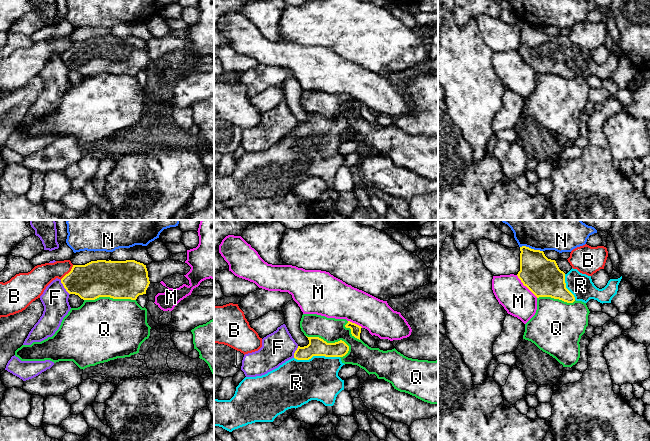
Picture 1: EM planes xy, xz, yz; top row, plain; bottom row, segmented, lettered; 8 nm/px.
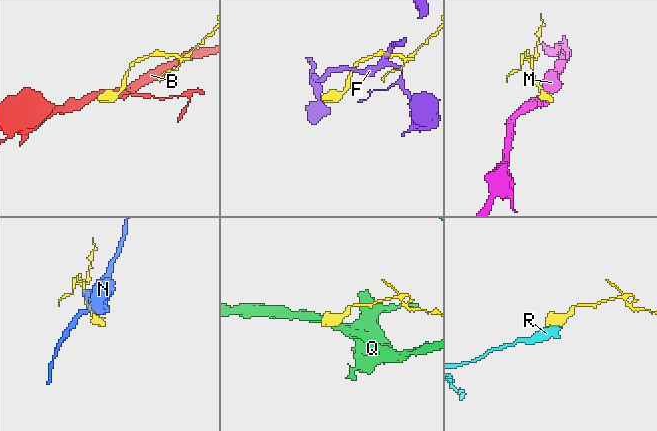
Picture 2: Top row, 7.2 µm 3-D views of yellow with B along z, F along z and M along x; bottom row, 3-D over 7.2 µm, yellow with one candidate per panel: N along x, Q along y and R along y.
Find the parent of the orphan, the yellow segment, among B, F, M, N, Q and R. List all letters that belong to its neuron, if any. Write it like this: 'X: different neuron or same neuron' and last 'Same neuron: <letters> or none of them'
B: different neuron
F: different neuron
M: different neuron
N: different neuron
Q: different neuron
R: same neuron
Same neuron: R

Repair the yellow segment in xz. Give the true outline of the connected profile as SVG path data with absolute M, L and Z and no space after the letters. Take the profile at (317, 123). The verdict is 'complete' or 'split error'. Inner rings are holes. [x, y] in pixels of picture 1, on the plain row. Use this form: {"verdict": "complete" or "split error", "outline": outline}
{"verdict": "split error", "outline": "M307 113L309 120L298 122L294 133L278 144L262 152L245 153L236 163L234 172L230 176L218 176L214 174L214 202L232 208L235 205L255 198L273 198L274 195L291 184L298 184L311 176L322 178L325 182L333 182L337 171L344 166L344 156L338 152L338 148L345 141L341 134L349 127L349 122L342 116L335 119L327 119L319 113Z"}

